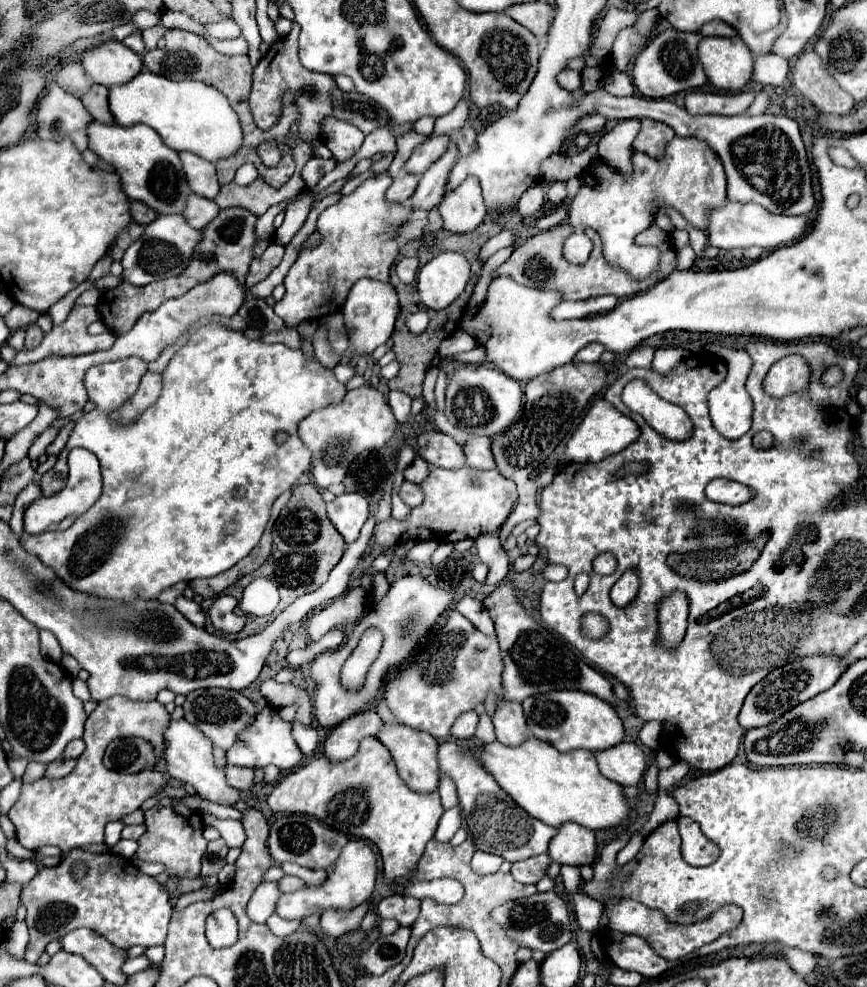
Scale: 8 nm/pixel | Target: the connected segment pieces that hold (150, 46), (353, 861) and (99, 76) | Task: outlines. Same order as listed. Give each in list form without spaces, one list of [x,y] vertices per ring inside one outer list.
[[[156,26],[156,28],[148,28],[142,32],[142,40],[144,40],[144,46],[146,50],[154,50],[156,48],[156,42],[164,36],[164,26]]]
[[[350,840],[334,866],[334,872],[328,876],[328,880],[322,886],[306,886],[304,890],[292,892],[292,894],[282,894],[276,912],[282,918],[306,918],[314,912],[324,912],[326,908],[340,908],[340,910],[352,910],[356,906],[360,906],[362,902],[366,902],[370,898],[370,894],[374,892],[374,884],[376,884],[376,876],[378,876],[378,866],[376,866],[376,854],[370,848],[370,844],[366,840]]]
[[[108,40],[82,54],[86,74],[102,86],[126,84],[144,70],[142,56],[134,54],[118,40]]]

